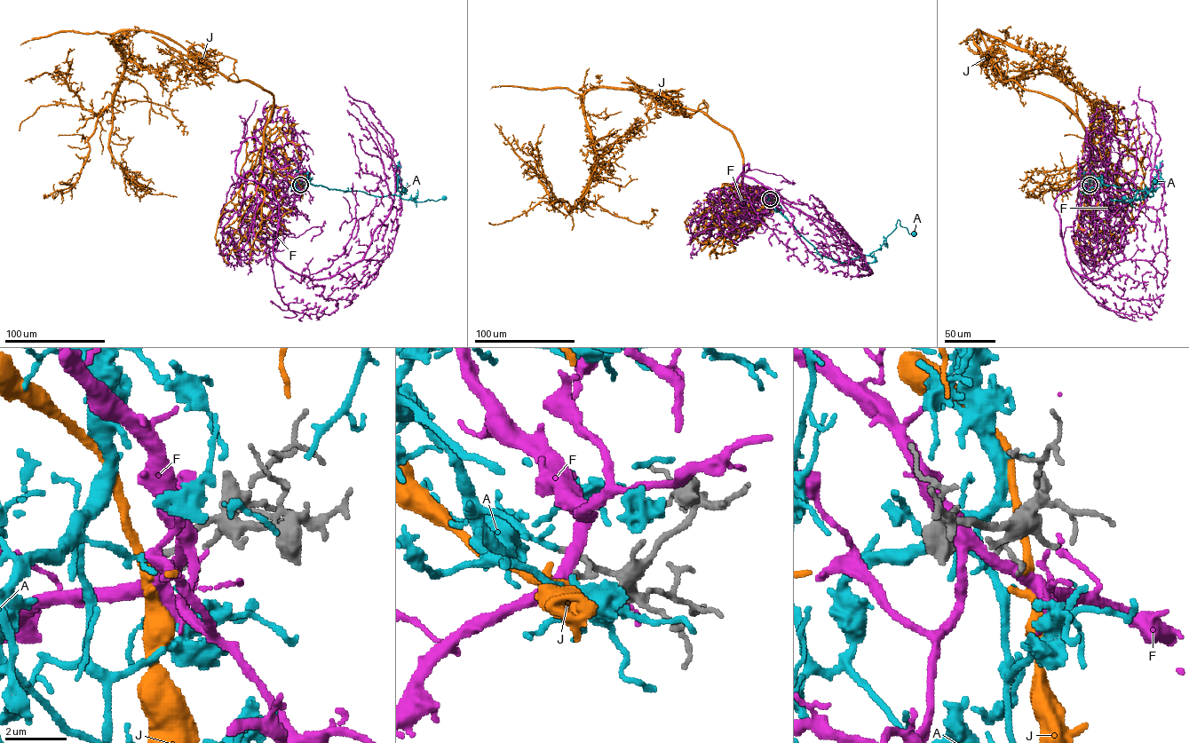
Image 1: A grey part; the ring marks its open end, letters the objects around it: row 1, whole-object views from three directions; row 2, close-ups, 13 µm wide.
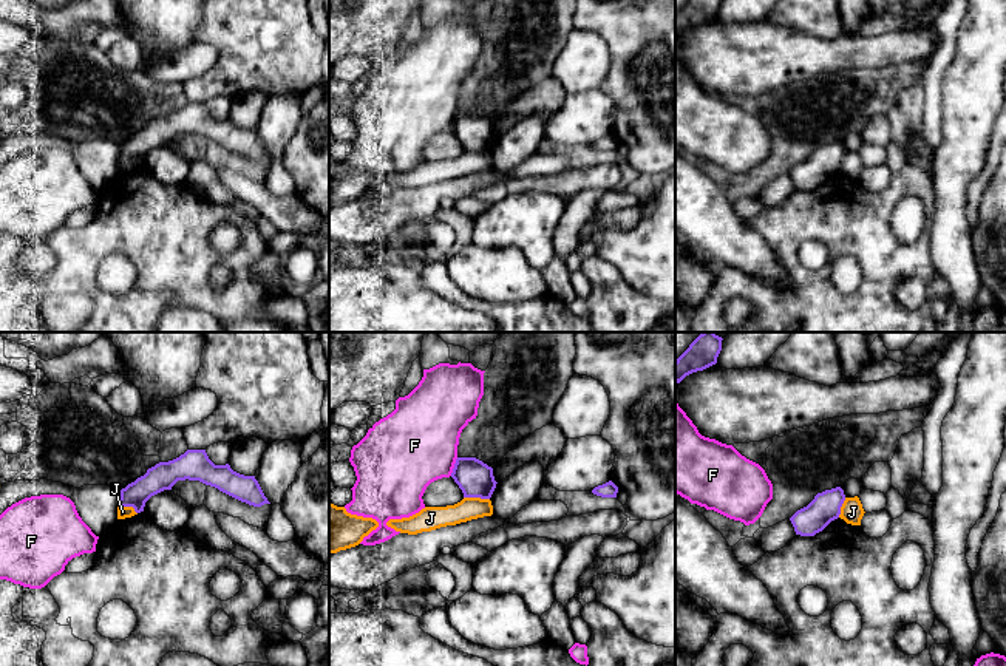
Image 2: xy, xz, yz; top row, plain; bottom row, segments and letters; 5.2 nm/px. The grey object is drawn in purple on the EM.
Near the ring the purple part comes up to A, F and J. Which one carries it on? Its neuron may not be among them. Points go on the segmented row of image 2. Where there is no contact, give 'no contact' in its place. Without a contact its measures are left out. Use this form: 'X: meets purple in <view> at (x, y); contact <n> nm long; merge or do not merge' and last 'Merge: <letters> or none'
A: no contact; merge
F: meets purple in xz at (455, 467); contact 100 nm long; do not merge
J: meets purple in xz at (476, 496); contact 140 nm long; do not merge
Merge: A

